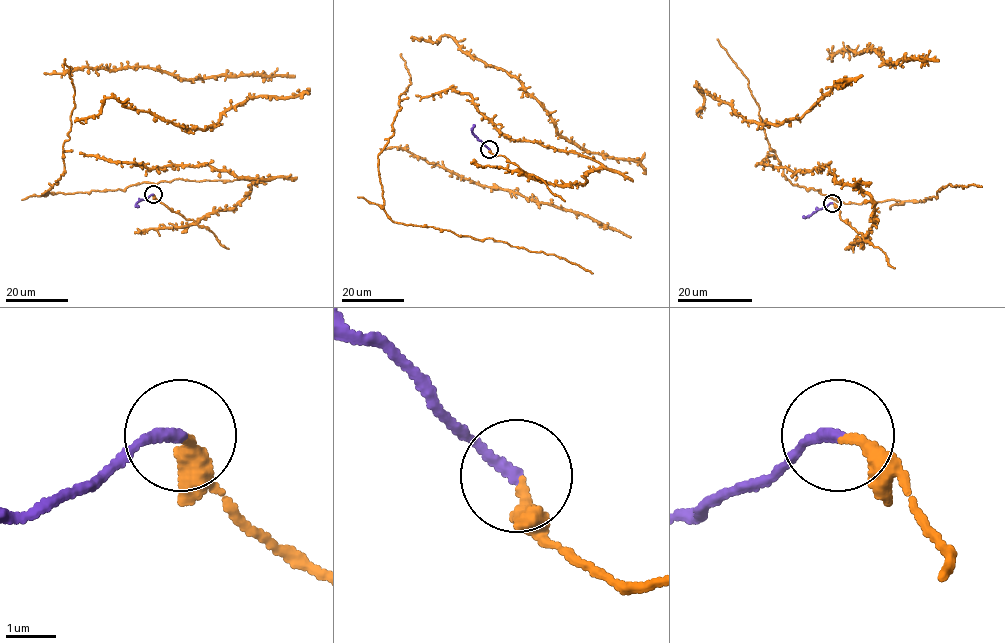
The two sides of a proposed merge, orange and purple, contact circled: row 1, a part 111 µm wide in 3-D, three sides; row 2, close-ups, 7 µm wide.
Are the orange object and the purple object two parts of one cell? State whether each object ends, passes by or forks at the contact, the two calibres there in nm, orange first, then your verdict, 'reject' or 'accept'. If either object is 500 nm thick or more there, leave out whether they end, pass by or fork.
orange ends | purple ends | 320/240 nm | accept

